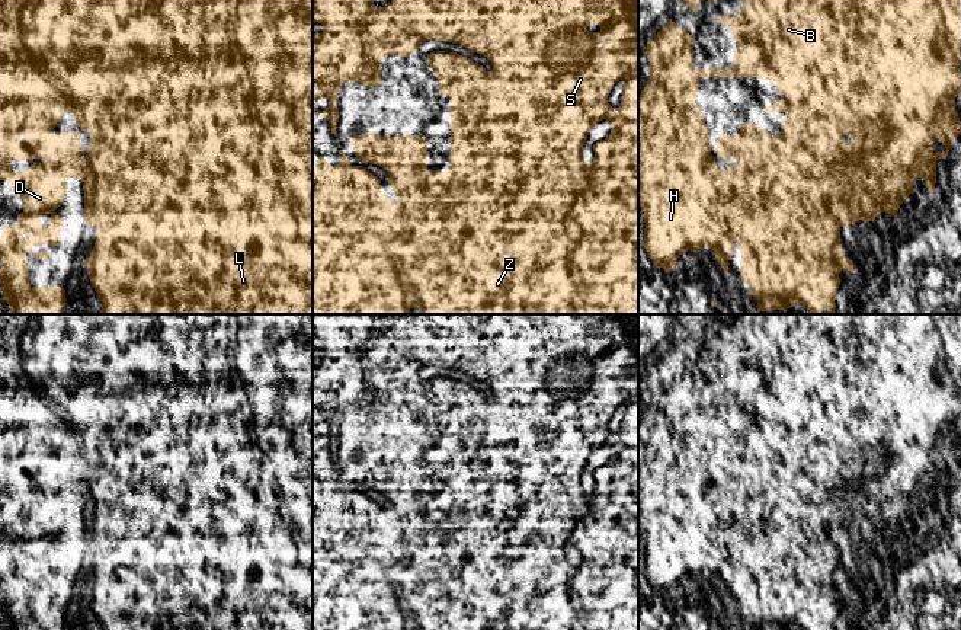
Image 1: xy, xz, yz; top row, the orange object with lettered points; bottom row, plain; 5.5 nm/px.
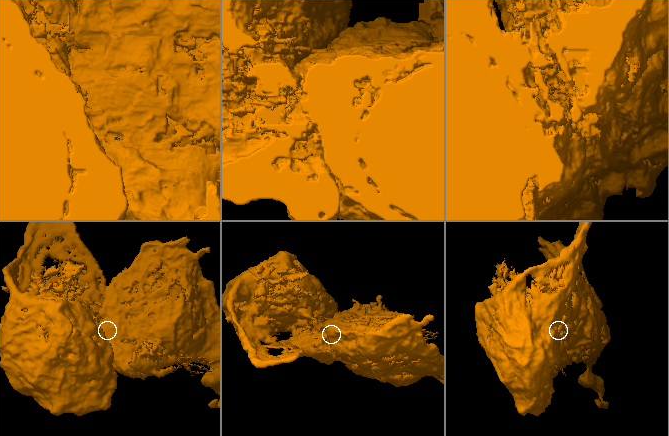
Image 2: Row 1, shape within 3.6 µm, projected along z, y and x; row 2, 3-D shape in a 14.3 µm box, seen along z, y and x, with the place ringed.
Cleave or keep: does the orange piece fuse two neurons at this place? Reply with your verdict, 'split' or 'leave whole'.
split

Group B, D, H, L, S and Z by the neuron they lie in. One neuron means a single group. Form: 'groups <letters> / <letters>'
groups B H L S Z / D

